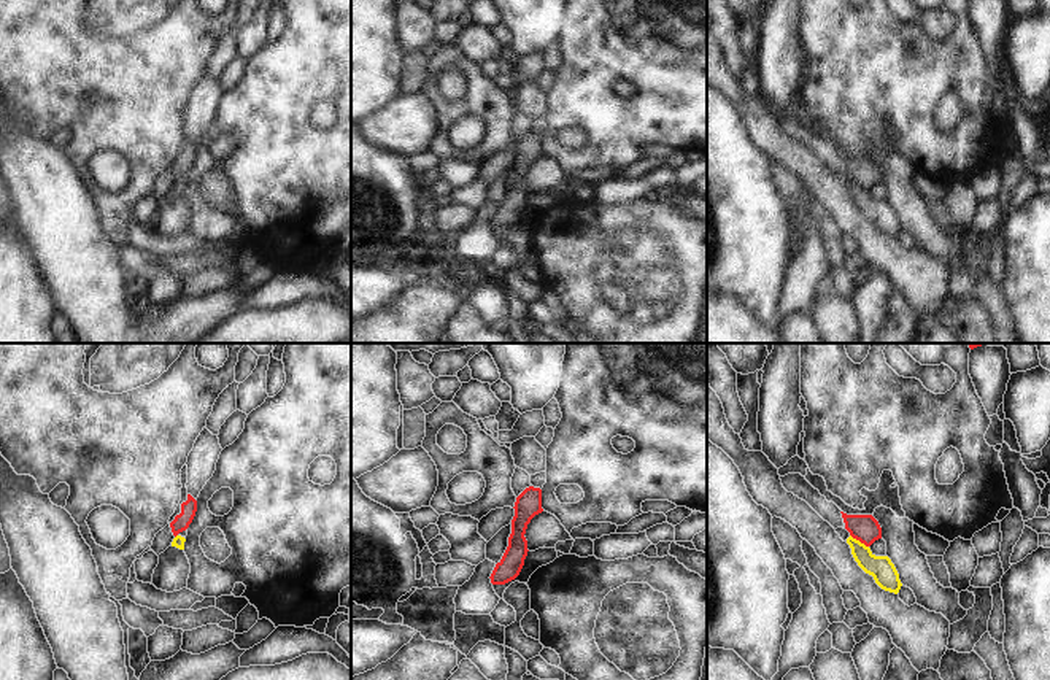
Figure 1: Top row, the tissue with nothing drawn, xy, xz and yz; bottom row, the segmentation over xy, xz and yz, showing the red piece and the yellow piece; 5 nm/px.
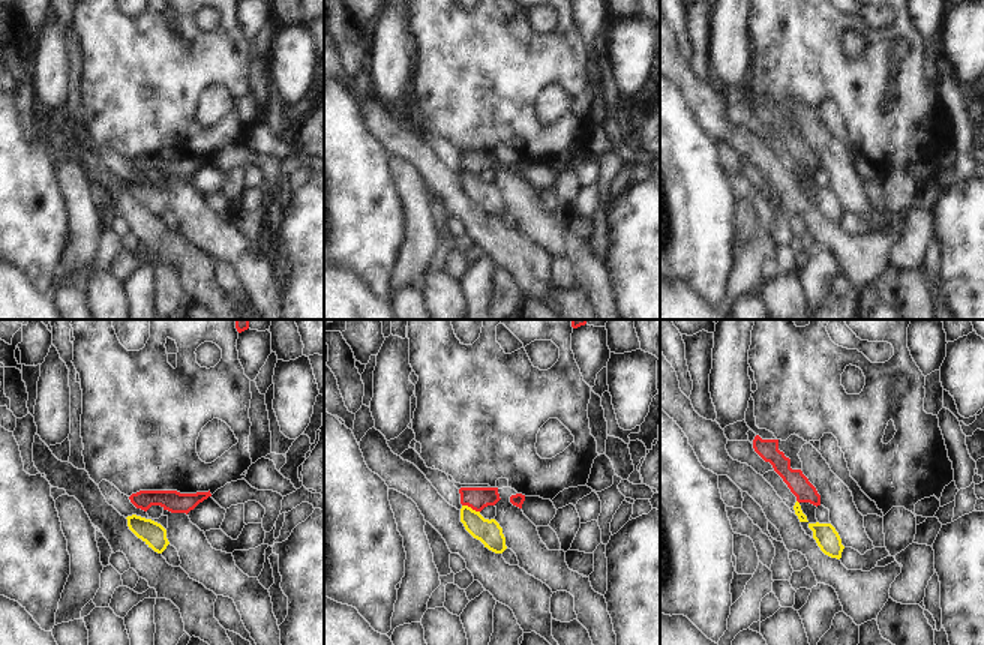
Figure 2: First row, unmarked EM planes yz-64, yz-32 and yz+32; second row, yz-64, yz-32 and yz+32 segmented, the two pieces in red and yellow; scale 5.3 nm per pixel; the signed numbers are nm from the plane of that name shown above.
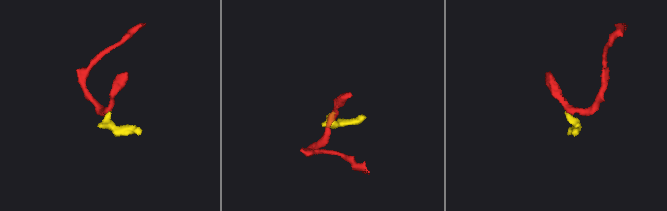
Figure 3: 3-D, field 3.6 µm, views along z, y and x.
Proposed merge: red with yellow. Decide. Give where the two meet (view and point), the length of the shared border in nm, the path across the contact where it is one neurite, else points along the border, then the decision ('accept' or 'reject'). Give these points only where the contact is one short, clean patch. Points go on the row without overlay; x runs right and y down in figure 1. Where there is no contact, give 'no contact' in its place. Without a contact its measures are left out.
contact yz (860, 185); length 120 nm; border yz (850, 178), (868, 191); reject

